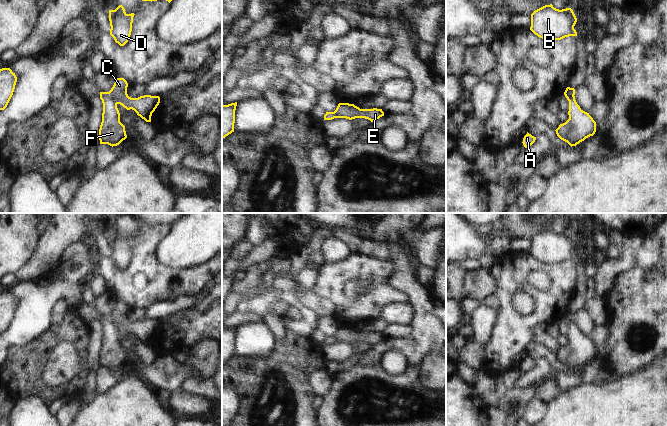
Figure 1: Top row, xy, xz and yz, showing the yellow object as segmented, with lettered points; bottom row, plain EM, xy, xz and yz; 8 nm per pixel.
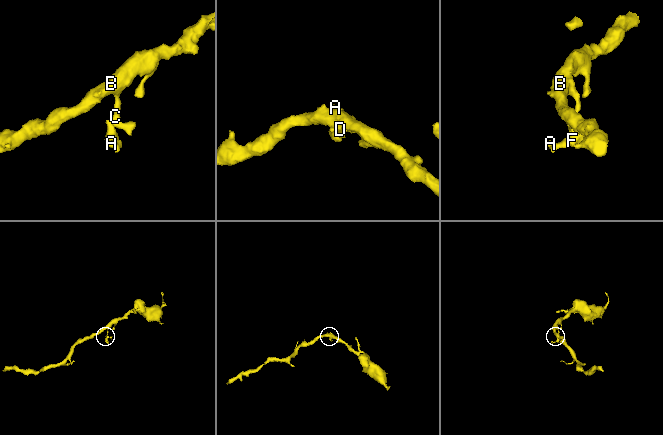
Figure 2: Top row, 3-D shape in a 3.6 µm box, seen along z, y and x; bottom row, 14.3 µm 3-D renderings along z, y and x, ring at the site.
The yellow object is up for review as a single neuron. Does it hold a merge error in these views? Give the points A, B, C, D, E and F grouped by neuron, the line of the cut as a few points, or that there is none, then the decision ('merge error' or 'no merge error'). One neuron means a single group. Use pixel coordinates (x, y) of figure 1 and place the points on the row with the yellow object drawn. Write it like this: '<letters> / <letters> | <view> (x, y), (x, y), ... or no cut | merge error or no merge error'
A F / B C D E | xy (109, 91), (111, 99), (116, 104) | merge error

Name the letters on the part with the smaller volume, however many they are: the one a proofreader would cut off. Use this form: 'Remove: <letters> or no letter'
Remove: A, F

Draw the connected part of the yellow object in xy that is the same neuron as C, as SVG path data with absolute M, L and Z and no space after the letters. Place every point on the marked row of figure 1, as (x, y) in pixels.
M116 78L113 87L109 91L112 100L127 110L134 110L146 122L151 122L152 113L159 105L160 97L144 95L138 98L131 98L127 94L127 87L128 83L124 78Z

